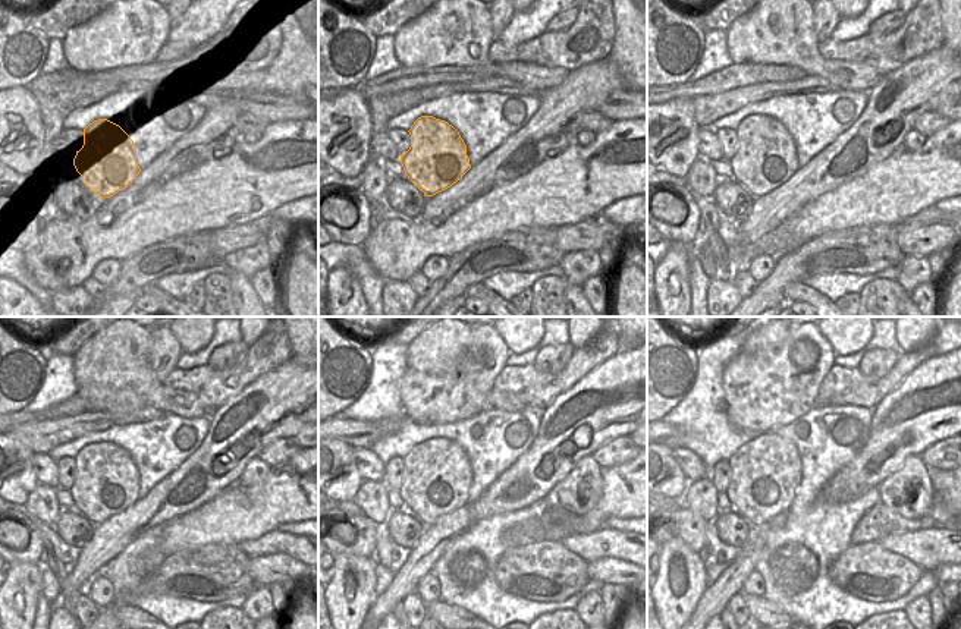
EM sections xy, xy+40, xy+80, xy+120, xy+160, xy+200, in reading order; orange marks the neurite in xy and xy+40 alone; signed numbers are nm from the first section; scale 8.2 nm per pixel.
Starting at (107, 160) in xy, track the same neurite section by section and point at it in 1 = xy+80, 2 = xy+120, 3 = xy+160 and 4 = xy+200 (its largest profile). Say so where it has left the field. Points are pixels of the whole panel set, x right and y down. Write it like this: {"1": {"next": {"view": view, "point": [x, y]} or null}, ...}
{"1": {"next": {"view": "xy+80", "point": [765, 159]}}, "2": {"next": {"view": "xy+120", "point": [107, 483]}}, "3": {"next": {"view": "xy+160", "point": [437, 474]}}, "4": {"next": {"view": "xy+200", "point": [765, 472]}}}

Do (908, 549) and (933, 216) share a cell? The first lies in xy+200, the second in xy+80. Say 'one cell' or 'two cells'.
one cell

